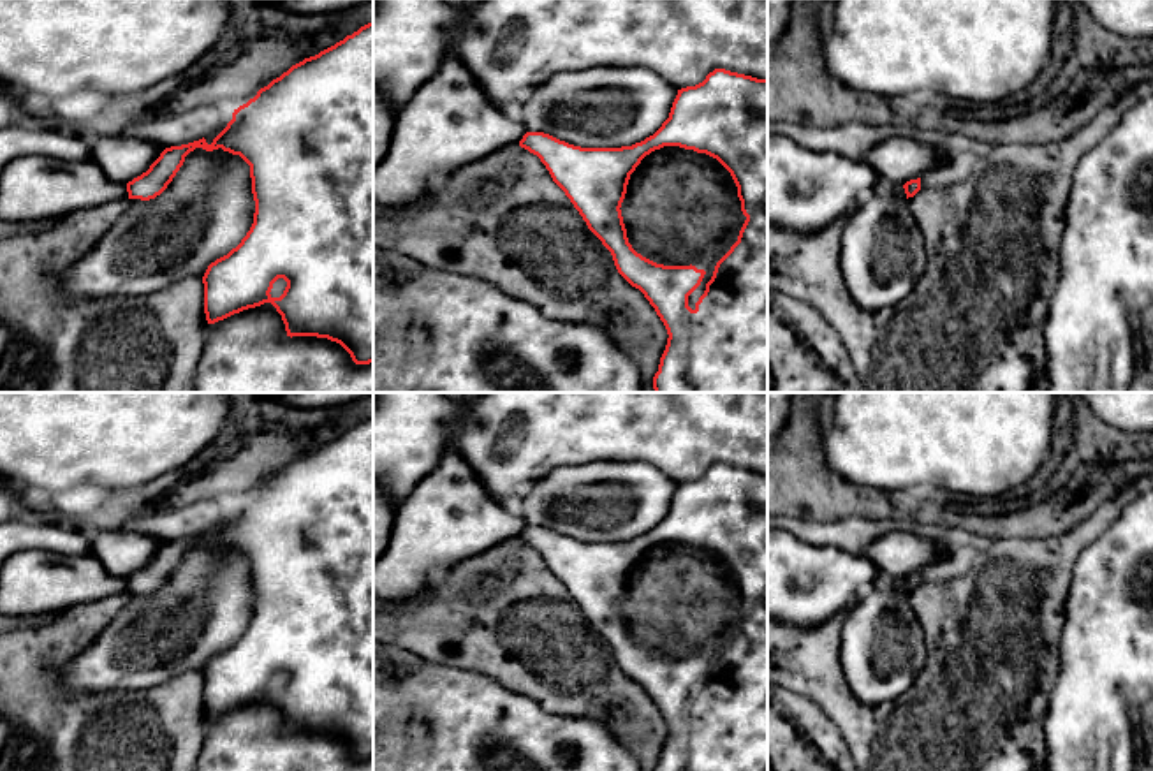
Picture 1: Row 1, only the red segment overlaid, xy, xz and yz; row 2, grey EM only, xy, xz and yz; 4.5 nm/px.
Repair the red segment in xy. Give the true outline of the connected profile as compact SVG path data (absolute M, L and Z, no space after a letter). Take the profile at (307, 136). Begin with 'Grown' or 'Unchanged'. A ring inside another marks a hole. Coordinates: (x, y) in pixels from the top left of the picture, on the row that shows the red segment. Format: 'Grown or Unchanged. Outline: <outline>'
Unchanged. Outline: M373 21L319 55L292 65L280 77L261 88L253 99L234 109L232 120L211 144L208 144L202 137L188 144L165 148L146 173L127 183L129 199L150 201L160 195L183 165L185 157L195 148L202 148L206 151L222 148L224 151L239 155L250 165L252 194L255 201L253 224L246 236L227 255L211 262L202 276L204 313L208 324L215 324L243 310L271 303L282 315L287 336L327 338L340 343L356 364L373 363ZM278 278L283 278L287 287L280 297L273 297L269 292Z

